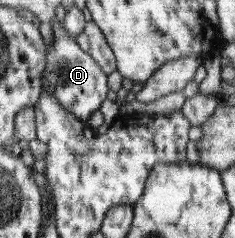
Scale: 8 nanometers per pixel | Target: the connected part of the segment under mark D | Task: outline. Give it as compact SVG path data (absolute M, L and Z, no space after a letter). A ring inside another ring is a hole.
M56 18L52 22L52 29L54 42L46 46L45 70L41 71L42 94L54 94L62 108L74 114L80 122L86 123L89 116L99 110L103 100L107 98L108 75Z

